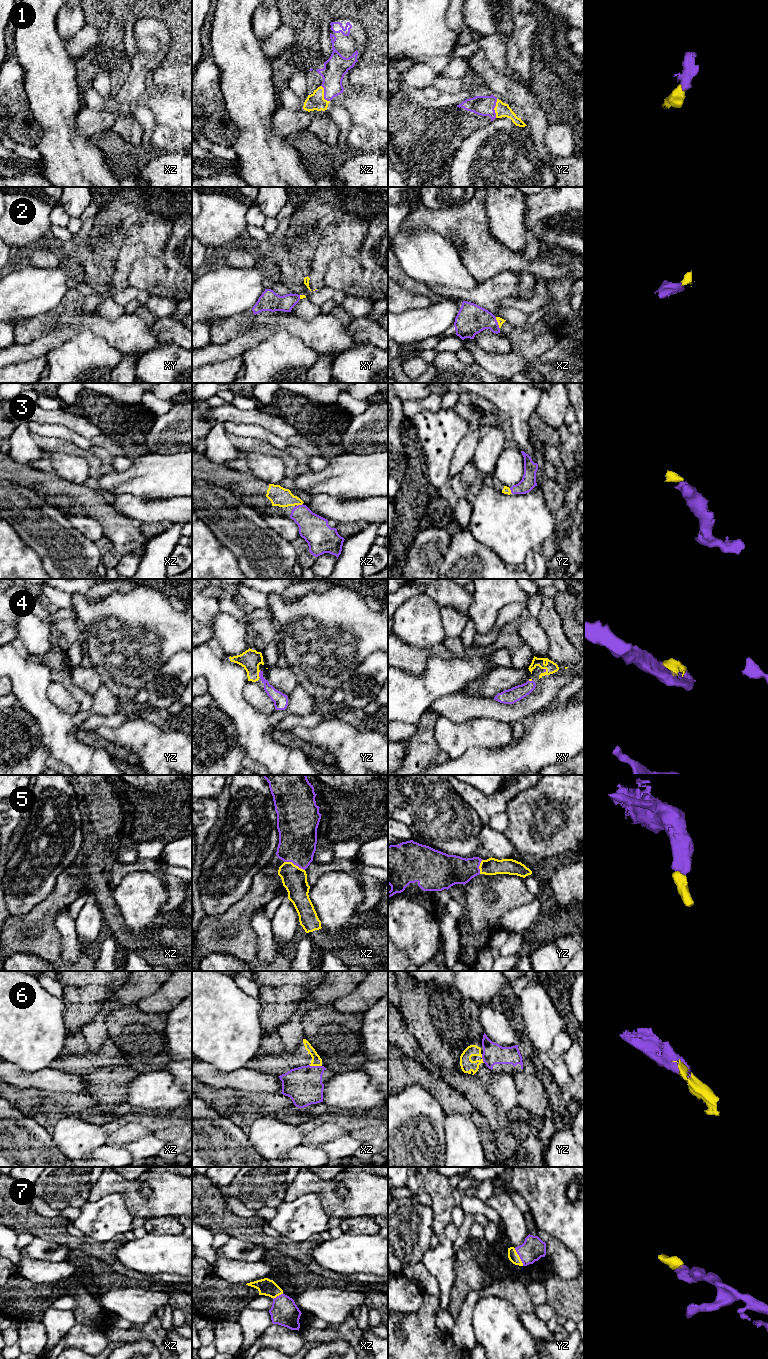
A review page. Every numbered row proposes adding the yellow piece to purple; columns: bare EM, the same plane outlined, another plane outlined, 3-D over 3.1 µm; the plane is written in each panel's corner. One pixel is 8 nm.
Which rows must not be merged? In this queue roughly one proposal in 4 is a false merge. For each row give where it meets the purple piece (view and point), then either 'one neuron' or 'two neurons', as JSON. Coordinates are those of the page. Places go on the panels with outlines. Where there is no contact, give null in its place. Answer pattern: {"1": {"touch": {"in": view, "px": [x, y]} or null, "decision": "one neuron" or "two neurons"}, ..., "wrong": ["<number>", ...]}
{"1": {"touch": {"in": "xz", "px": [324, 94]}, "decision": "one neuron"}, "2": {"touch": {"in": "xz", "px": [497, 323]}, "decision": "one neuron"}, "3": {"touch": {"in": "xz", "px": [299, 505]}, "decision": "one neuron"}, "4": {"touch": {"in": "yz", "px": [259, 674]}, "decision": "one neuron"}, "5": {"touch": {"in": "xz", "px": [294, 864]}, "decision": "one neuron"}, "6": {"touch": {"in": "xz", "px": [315, 1066]}, "decision": "two neurons"}, "7": {"touch": {"in": "yz", "px": [519, 1256]}, "decision": "one neuron"}, "wrong": ["6"]}

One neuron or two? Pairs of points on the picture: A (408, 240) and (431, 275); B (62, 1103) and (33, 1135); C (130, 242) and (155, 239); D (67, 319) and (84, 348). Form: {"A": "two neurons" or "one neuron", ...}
{"A": "one neuron", "B": "two neurons", "C": "one neuron", "D": "one neuron"}

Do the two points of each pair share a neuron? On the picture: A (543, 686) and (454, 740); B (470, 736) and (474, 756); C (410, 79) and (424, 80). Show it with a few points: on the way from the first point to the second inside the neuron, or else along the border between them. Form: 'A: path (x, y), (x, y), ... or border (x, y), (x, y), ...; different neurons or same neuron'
A: border (466, 720), (494, 718), (510, 724); different neurons
B: border (496, 747), (469, 747), (458, 757), (451, 758); different neurons
C: path (413, 79), (421, 79); same neuron

